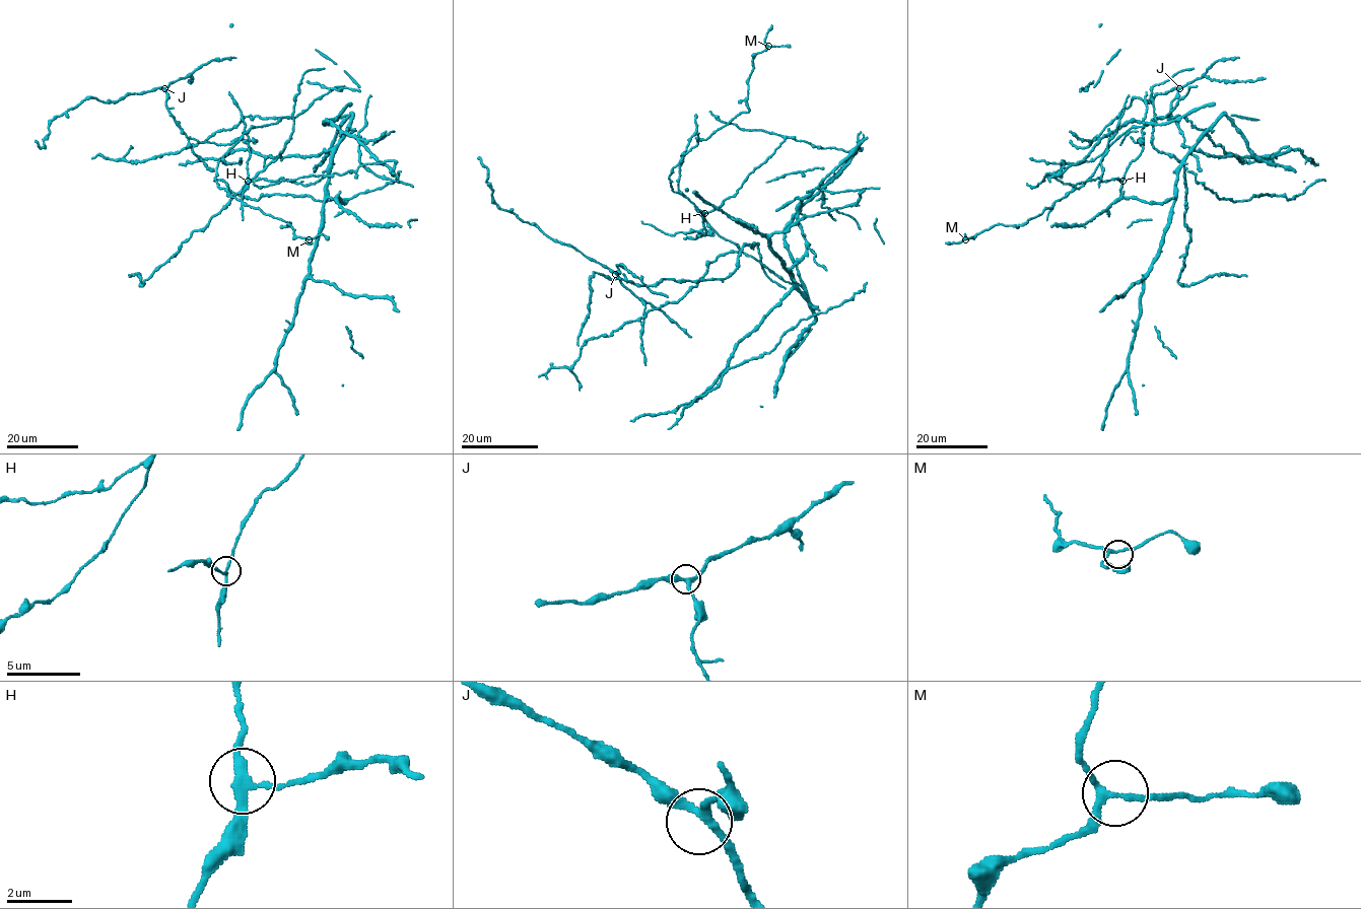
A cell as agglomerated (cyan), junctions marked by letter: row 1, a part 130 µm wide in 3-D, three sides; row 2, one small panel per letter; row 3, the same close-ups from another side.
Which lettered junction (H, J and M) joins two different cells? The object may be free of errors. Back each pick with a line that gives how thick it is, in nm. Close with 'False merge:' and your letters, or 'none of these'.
H: 200 nm thick
False merge: H

